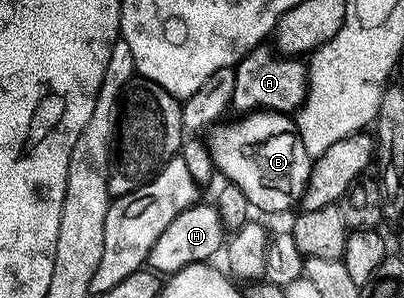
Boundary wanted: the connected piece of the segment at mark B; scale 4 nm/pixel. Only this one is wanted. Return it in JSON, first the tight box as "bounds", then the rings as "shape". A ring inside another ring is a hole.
{"bounds":[211,112,314,214],"shape":[[[258,112],[242,117],[241,122],[233,122],[230,126],[218,125],[212,131],[211,141],[212,159],[216,169],[226,174],[228,181],[247,196],[250,207],[262,210],[265,214],[285,214],[288,210],[296,211],[302,205],[305,191],[309,188],[309,181],[313,175],[314,158],[309,155],[303,144],[300,133],[294,132],[295,122],[292,117],[284,114]]]}

